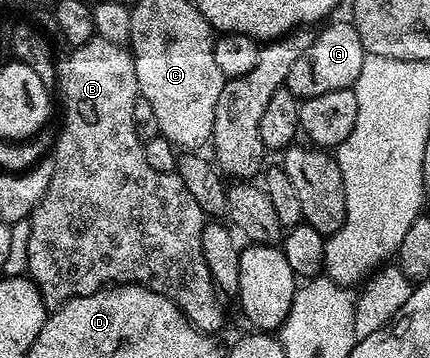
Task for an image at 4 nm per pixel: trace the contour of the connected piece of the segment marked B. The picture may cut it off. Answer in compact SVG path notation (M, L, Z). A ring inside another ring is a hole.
M94 37L83 46L72 48L68 53L70 54L69 60L66 63L62 62L59 67L59 91L65 94L65 124L61 127L57 148L51 152L51 158L55 165L55 173L51 173L51 185L47 185L47 193L41 198L30 218L31 237L25 243L26 255L29 258L28 278L37 284L41 298L45 300L46 308L49 309L61 307L69 299L91 295L114 285L136 283L139 287L150 287L152 291L165 294L176 307L184 312L193 326L206 333L217 333L217 330L225 323L225 307L221 304L222 296L213 284L213 278L207 269L207 261L203 257L203 249L201 248L201 230L205 228L207 216L195 201L195 197L191 197L191 193L187 189L187 185L181 180L180 174L159 173L155 169L151 169L151 165L147 165L145 145L135 129L135 121L133 120L135 101L139 97L139 92L132 50L120 43L112 43L106 39Z

